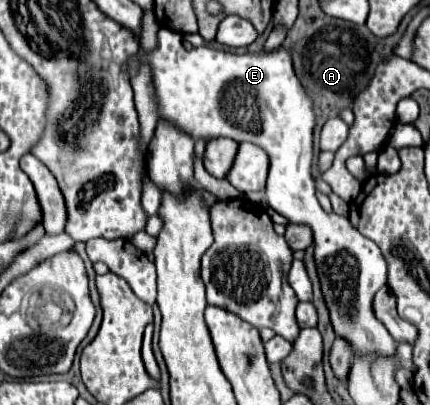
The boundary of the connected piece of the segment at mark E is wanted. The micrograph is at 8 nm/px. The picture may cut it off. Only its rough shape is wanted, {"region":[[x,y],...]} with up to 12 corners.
{"region":[[159,28],[159,120],[273,158],[267,204],[309,224],[337,336],[387,356],[381,250],[315,196],[311,96],[291,52],[183,48]]}

